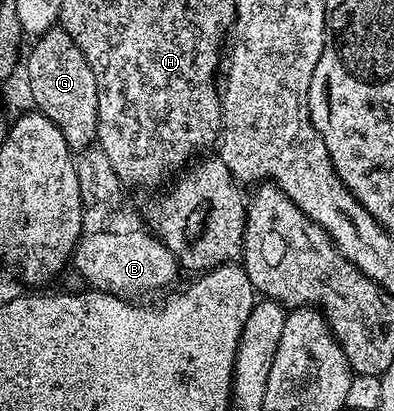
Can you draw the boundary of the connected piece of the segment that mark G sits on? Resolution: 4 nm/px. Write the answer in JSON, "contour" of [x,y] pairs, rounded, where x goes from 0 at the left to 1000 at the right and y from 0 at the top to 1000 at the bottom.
{"contour":[[[150,61],[94,88],[84,105],[69,148],[66,141],[61,148],[61,175],[79,200],[89,263],[157,316],[180,363],[213,365],[246,341],[249,217],[239,173],[208,119]]]}

